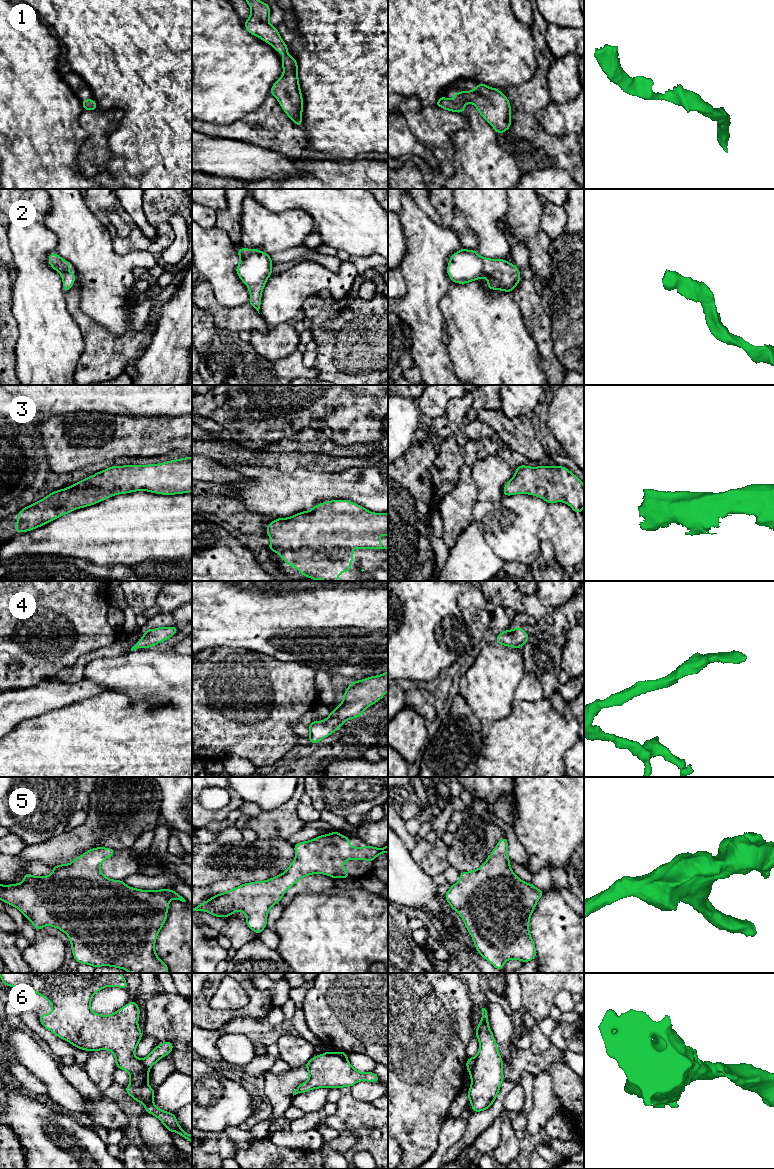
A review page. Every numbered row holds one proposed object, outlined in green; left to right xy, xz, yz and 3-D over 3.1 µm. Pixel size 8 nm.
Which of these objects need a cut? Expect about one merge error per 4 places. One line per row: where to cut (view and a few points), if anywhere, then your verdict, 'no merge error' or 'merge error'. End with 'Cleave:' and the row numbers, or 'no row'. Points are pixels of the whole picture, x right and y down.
1: no cut | no merge error
2: no cut | no merge error
3: no cut | no merge error
4: no cut | no merge error
5: no cut | no merge error
6: yz (476, 1057), (475, 1063), (468, 1070) | merge error
Cleave: 6

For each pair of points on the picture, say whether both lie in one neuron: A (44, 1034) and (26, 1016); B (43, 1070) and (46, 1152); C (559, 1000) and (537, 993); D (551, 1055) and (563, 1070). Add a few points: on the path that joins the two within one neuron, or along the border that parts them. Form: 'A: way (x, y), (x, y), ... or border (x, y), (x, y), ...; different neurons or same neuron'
A: way (40, 1030), (30, 1020); same neuron
B: border (46, 1099), (50, 1103); different neurons
C: border (571, 993), (560, 991), (555, 996), (552, 1004); different neurons
D: border (562, 1061), (552, 1063), (545, 1070); different neurons

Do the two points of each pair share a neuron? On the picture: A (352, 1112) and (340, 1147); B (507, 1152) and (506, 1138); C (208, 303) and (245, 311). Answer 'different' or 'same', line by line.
A: different
B: same
C: same

